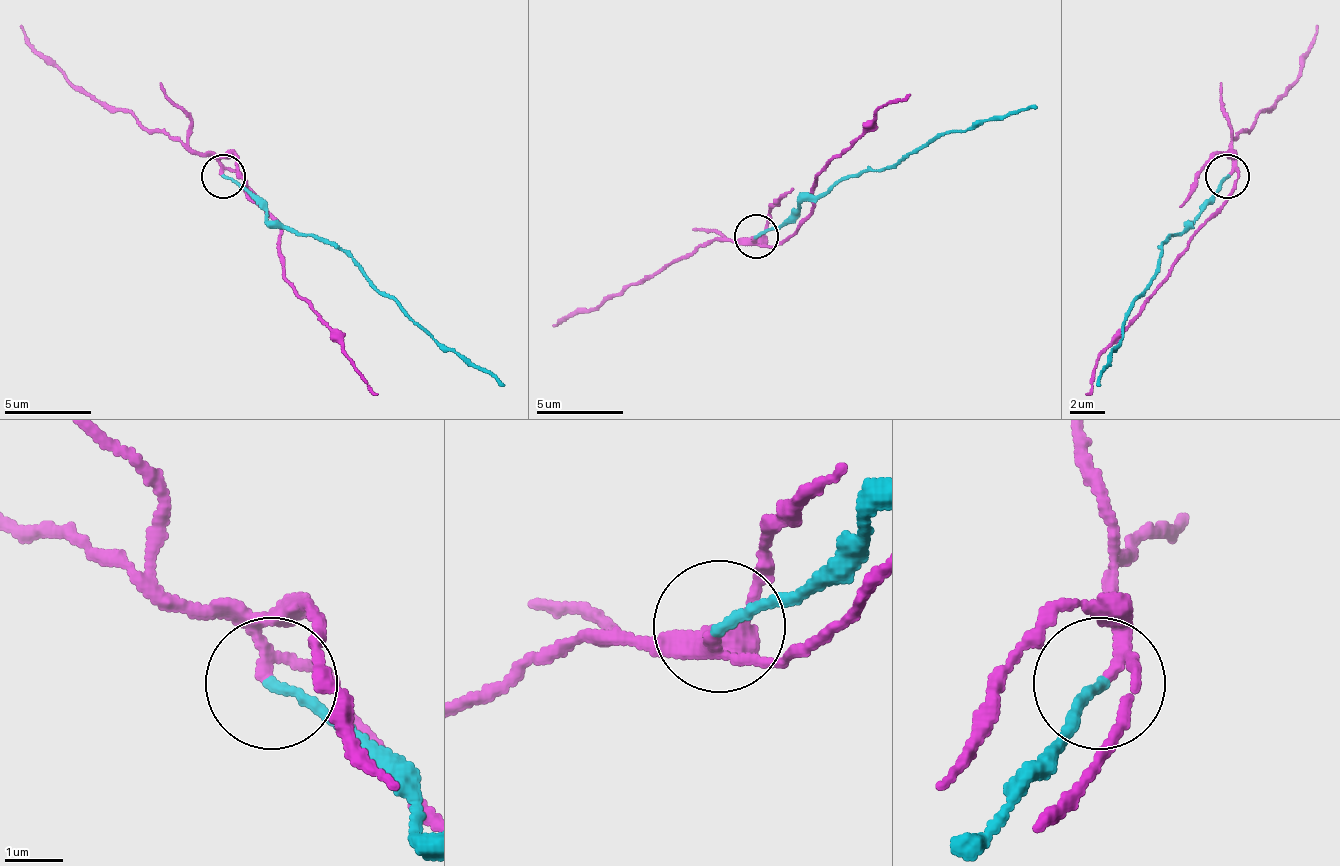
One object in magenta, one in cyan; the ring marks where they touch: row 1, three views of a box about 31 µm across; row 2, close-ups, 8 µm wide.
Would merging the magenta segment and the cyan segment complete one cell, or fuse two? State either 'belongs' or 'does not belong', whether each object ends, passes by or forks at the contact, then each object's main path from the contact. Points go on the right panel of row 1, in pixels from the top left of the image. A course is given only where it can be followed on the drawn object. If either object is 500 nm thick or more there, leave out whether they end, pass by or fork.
does not belong | magenta forks | cyan ends | magenta via (1228, 177), (1237, 177), (1237, 190), (1202, 225), (1172, 277), (1097, 360), (1084, 395) | cyan via (1228, 177), (1189, 220), (1189, 225), (1163, 247), (1158, 273), (1124, 321), (1102, 386)

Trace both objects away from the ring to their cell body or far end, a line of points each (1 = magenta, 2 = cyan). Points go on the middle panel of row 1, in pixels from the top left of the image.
1: (752, 237), (779, 246), (814, 211), (814, 180), (883, 106), (910, 93)
2: (757, 237), (805, 198), (822, 198), (840, 180), (896, 167), (949, 132), (1036, 110)

